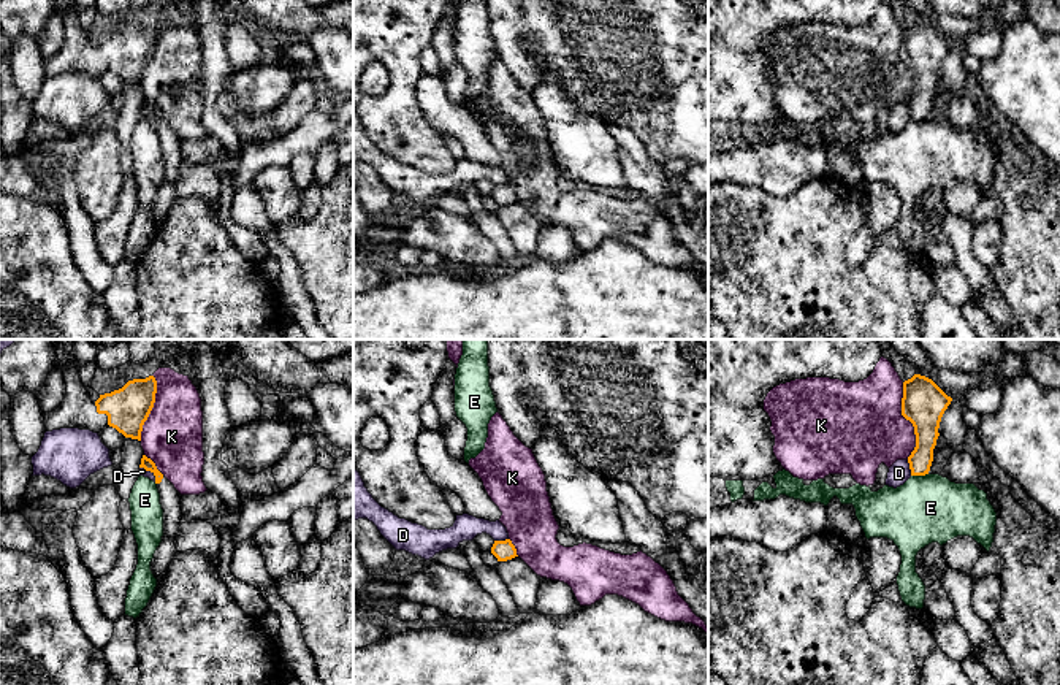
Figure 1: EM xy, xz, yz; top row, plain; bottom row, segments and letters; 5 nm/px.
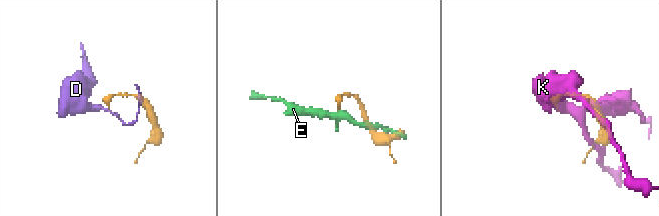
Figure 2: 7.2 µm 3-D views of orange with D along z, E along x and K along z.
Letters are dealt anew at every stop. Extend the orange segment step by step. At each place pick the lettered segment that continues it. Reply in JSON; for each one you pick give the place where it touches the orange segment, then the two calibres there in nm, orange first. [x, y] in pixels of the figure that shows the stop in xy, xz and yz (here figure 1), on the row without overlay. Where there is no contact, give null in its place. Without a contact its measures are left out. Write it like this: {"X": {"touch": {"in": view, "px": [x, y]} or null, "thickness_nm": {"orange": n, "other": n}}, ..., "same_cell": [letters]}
{"same_cell": []}

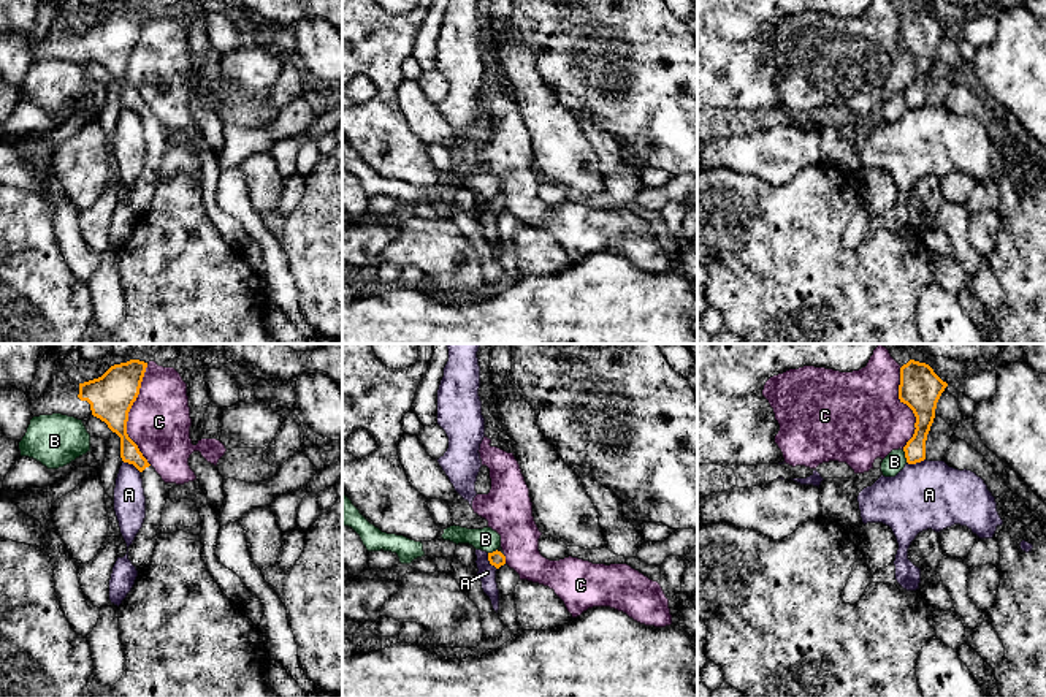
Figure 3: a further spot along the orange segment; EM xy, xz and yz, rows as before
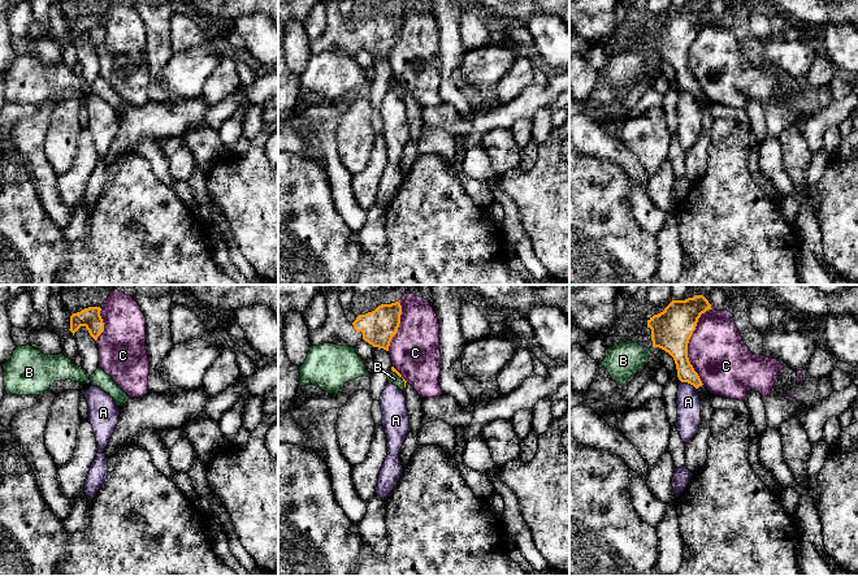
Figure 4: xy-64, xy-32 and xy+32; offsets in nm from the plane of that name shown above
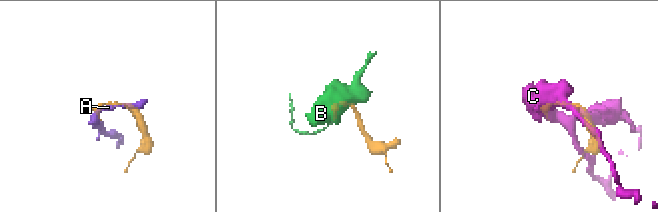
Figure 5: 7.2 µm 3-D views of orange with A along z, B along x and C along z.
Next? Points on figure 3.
{"same_cell": []}

